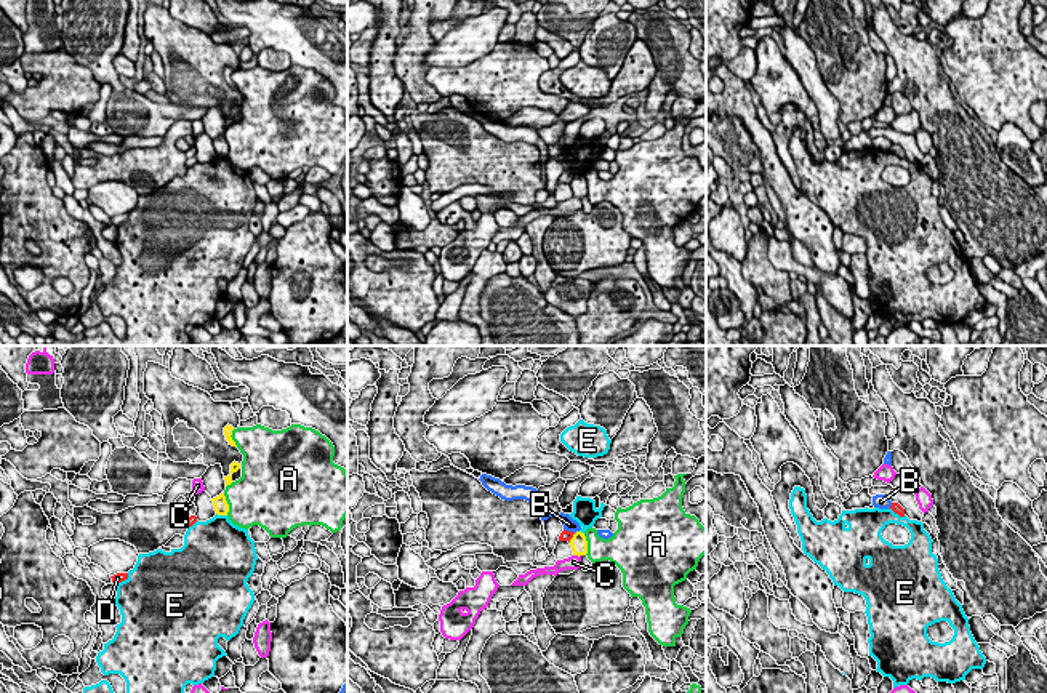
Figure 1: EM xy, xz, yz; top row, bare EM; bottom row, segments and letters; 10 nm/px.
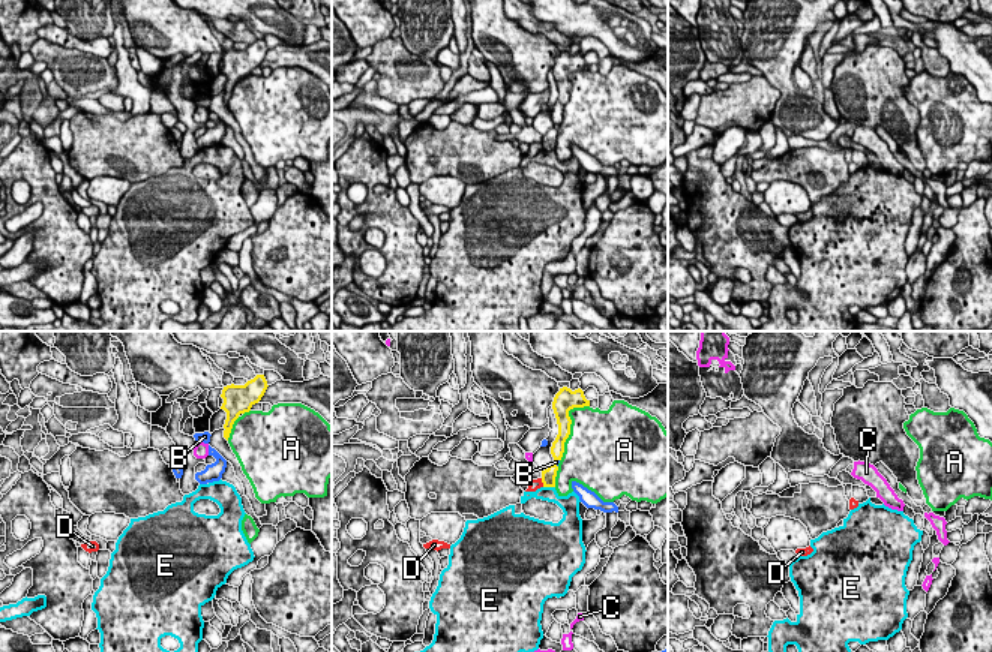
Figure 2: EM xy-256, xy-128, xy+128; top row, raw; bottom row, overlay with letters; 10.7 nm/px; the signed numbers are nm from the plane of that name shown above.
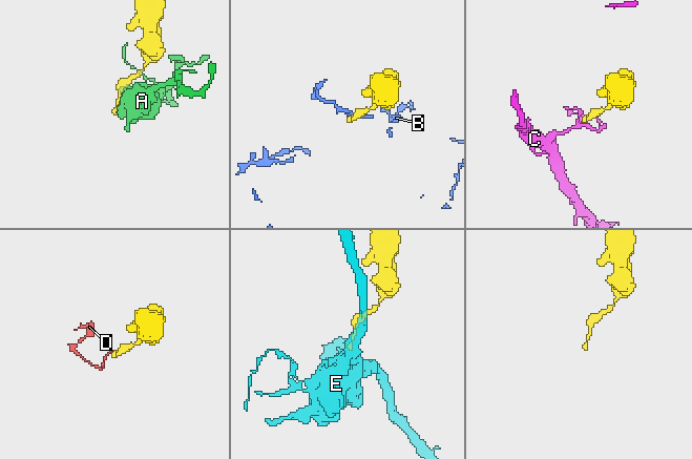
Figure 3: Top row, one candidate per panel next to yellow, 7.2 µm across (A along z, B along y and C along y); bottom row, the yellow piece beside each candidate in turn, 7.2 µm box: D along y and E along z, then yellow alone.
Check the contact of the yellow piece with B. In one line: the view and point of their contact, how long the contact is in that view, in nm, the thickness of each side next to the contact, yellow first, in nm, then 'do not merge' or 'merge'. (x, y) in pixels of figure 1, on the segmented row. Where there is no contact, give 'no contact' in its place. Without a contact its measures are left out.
xz (577, 532) | 60 nm | 170/130 nm | do not merge

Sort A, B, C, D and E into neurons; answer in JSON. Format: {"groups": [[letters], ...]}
{"groups": [["A"], ["B"], ["C"], ["D"], ["E"]]}

